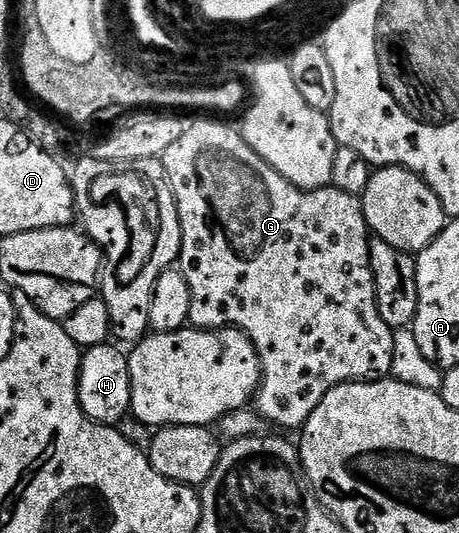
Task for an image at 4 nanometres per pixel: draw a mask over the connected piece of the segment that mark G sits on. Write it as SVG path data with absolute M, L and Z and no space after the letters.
M190 121L185 127L183 136L179 136L179 140L175 140L175 144L171 144L171 148L167 148L167 152L160 157L161 163L165 166L165 174L169 177L171 184L171 192L175 196L175 204L177 205L177 215L179 216L179 224L181 225L181 257L179 259L179 269L181 275L187 280L187 285L191 288L191 312L189 313L190 323L198 330L224 330L232 328L241 330L251 339L253 347L257 349L257 355L261 361L261 384L257 388L255 395L255 407L273 426L282 426L285 430L300 431L306 420L311 416L311 412L315 412L315 408L319 408L319 400L323 400L323 396L327 396L327 392L331 392L331 388L342 386L344 382L375 382L378 380L388 379L391 375L391 344L393 343L394 330L385 323L383 316L379 316L379 308L377 307L377 297L375 296L375 280L373 273L369 267L369 239L371 231L365 213L361 207L361 199L358 195L348 194L347 192L339 192L333 185L324 186L318 190L301 190L295 184L291 184L283 176L279 176L279 172L275 172L275 168L271 168L253 149L246 144L244 138L236 129L233 130L229 126L224 126L221 122L192 122Z

